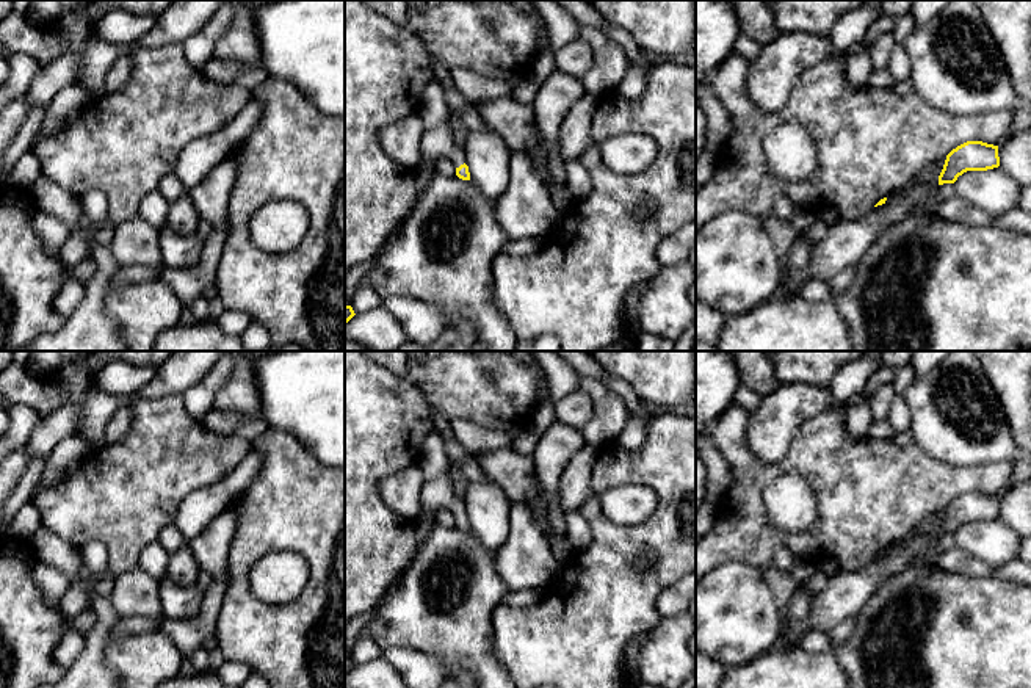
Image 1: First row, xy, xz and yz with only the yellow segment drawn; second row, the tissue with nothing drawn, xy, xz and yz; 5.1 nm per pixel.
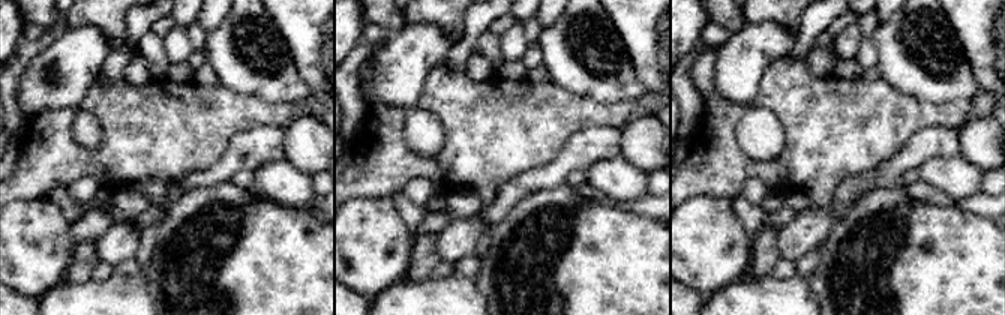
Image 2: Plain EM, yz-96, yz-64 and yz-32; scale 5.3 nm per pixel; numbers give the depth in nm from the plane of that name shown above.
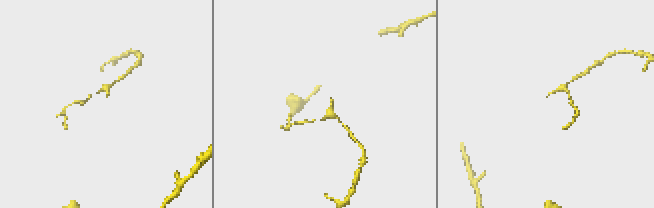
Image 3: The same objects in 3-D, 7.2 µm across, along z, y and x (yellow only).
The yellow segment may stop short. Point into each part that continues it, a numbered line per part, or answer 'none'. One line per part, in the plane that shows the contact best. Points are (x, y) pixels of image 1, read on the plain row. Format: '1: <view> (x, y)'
1: xz (437, 494)

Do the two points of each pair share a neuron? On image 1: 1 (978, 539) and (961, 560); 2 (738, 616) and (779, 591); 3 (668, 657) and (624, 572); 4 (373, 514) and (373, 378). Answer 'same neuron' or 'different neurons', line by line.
1: different neurons
2: different neurons
3: different neurons
4: same neuron

